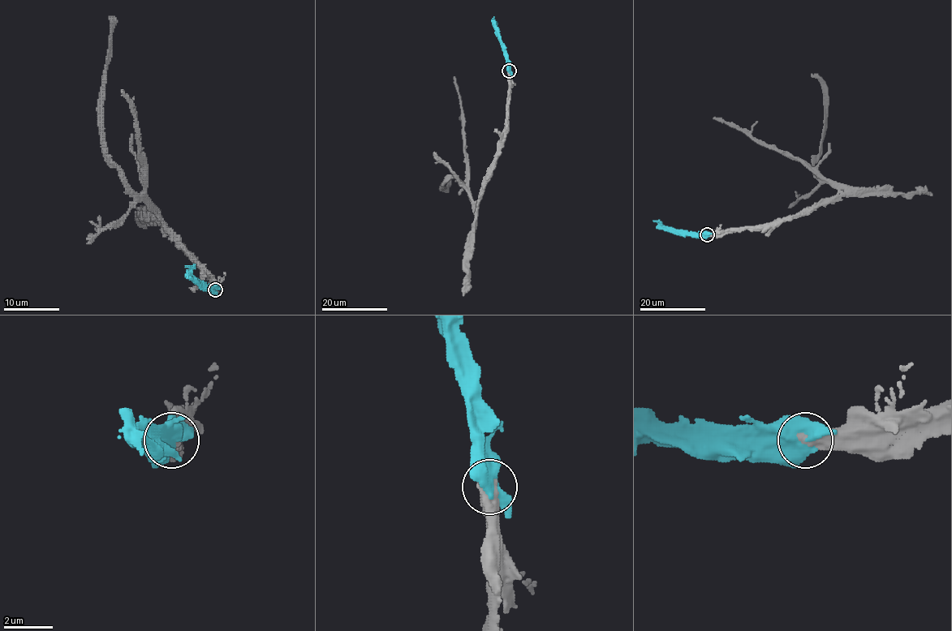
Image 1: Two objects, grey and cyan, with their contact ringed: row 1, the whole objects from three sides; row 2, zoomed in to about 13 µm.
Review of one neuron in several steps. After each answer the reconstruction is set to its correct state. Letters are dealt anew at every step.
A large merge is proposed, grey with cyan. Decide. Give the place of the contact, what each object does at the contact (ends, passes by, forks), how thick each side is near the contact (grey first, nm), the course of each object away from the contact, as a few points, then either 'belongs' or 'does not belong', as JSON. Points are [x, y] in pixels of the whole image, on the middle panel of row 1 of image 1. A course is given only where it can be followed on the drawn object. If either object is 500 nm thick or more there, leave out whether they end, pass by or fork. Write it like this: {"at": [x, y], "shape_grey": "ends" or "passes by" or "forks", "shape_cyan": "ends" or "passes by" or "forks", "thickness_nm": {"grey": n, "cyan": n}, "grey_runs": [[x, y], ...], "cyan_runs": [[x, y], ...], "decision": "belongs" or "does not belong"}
{"at": [509, 70], "thickness_nm": {"grey": 650, "cyan": 650}, "grey_runs": [[510, 71], [506, 130], [477, 204], [469, 192], [468, 169], [464, 154], [463, 116], [454, 77]], "cyan_runs": [[510, 71], [504, 45], [493, 26], [493, 16]], "decision": "belongs"}

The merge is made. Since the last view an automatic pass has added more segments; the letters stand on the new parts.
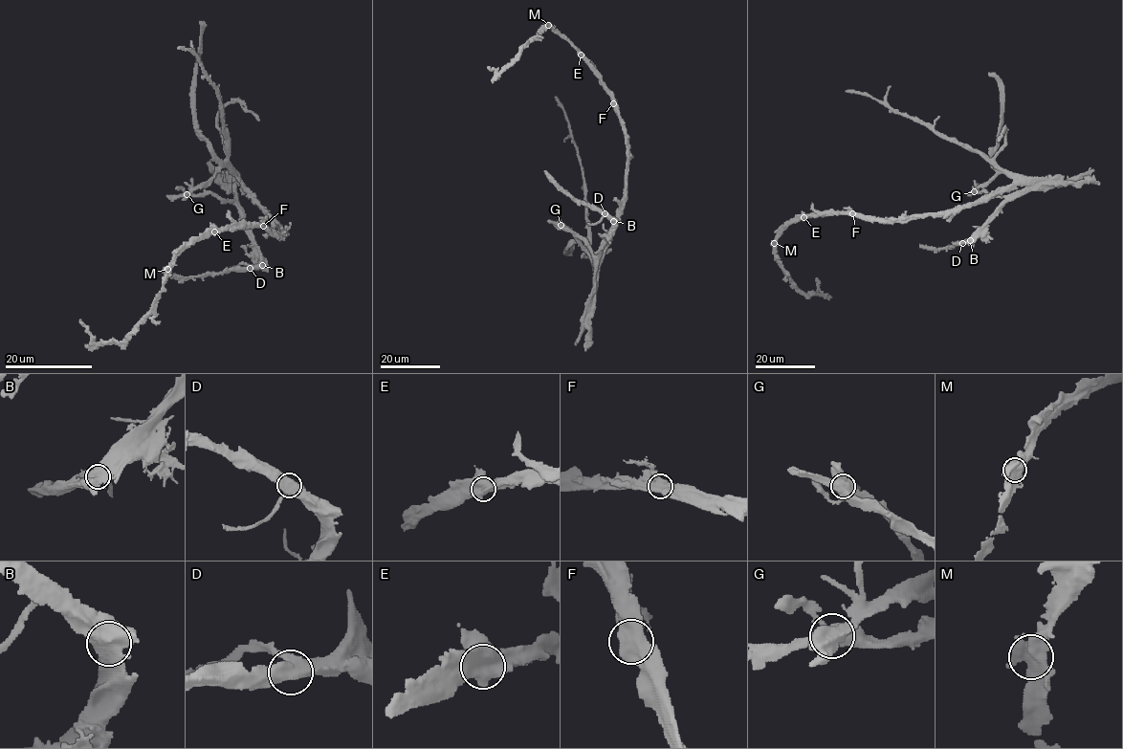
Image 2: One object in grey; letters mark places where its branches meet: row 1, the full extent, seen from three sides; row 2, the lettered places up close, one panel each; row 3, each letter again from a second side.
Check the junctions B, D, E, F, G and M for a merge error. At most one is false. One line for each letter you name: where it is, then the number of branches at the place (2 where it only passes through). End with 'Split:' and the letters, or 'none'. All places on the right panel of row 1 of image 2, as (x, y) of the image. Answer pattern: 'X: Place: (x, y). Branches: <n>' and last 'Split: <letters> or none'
G: Place: (974, 191). Branches: 3
Split: G

